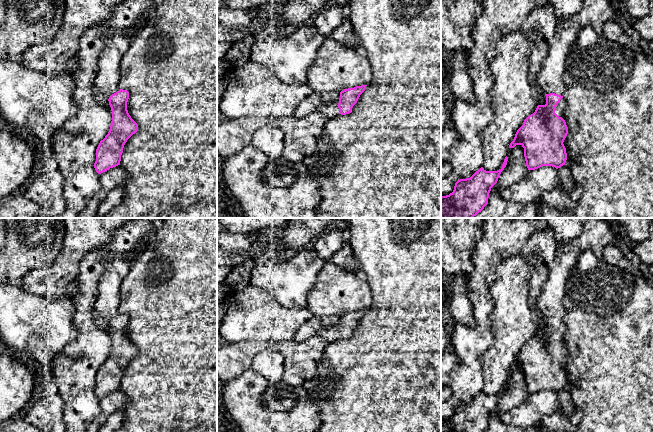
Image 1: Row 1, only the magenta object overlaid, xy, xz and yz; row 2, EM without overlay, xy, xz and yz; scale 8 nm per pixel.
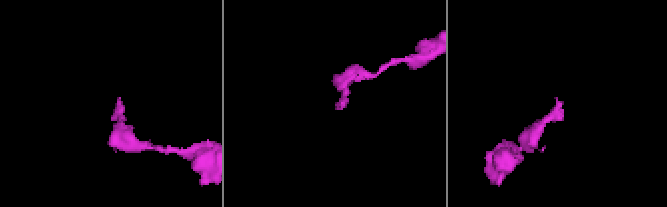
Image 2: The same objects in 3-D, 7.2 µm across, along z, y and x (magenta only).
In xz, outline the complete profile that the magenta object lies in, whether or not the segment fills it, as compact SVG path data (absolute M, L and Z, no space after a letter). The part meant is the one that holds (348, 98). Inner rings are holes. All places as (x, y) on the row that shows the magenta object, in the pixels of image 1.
M361 85L344 89L340 92L340 98L338 100L320 105L318 111L328 120L351 113L353 106L365 91L366 86Z

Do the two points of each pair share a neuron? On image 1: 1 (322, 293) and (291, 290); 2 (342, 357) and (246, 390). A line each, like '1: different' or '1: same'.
1: different
2: different

